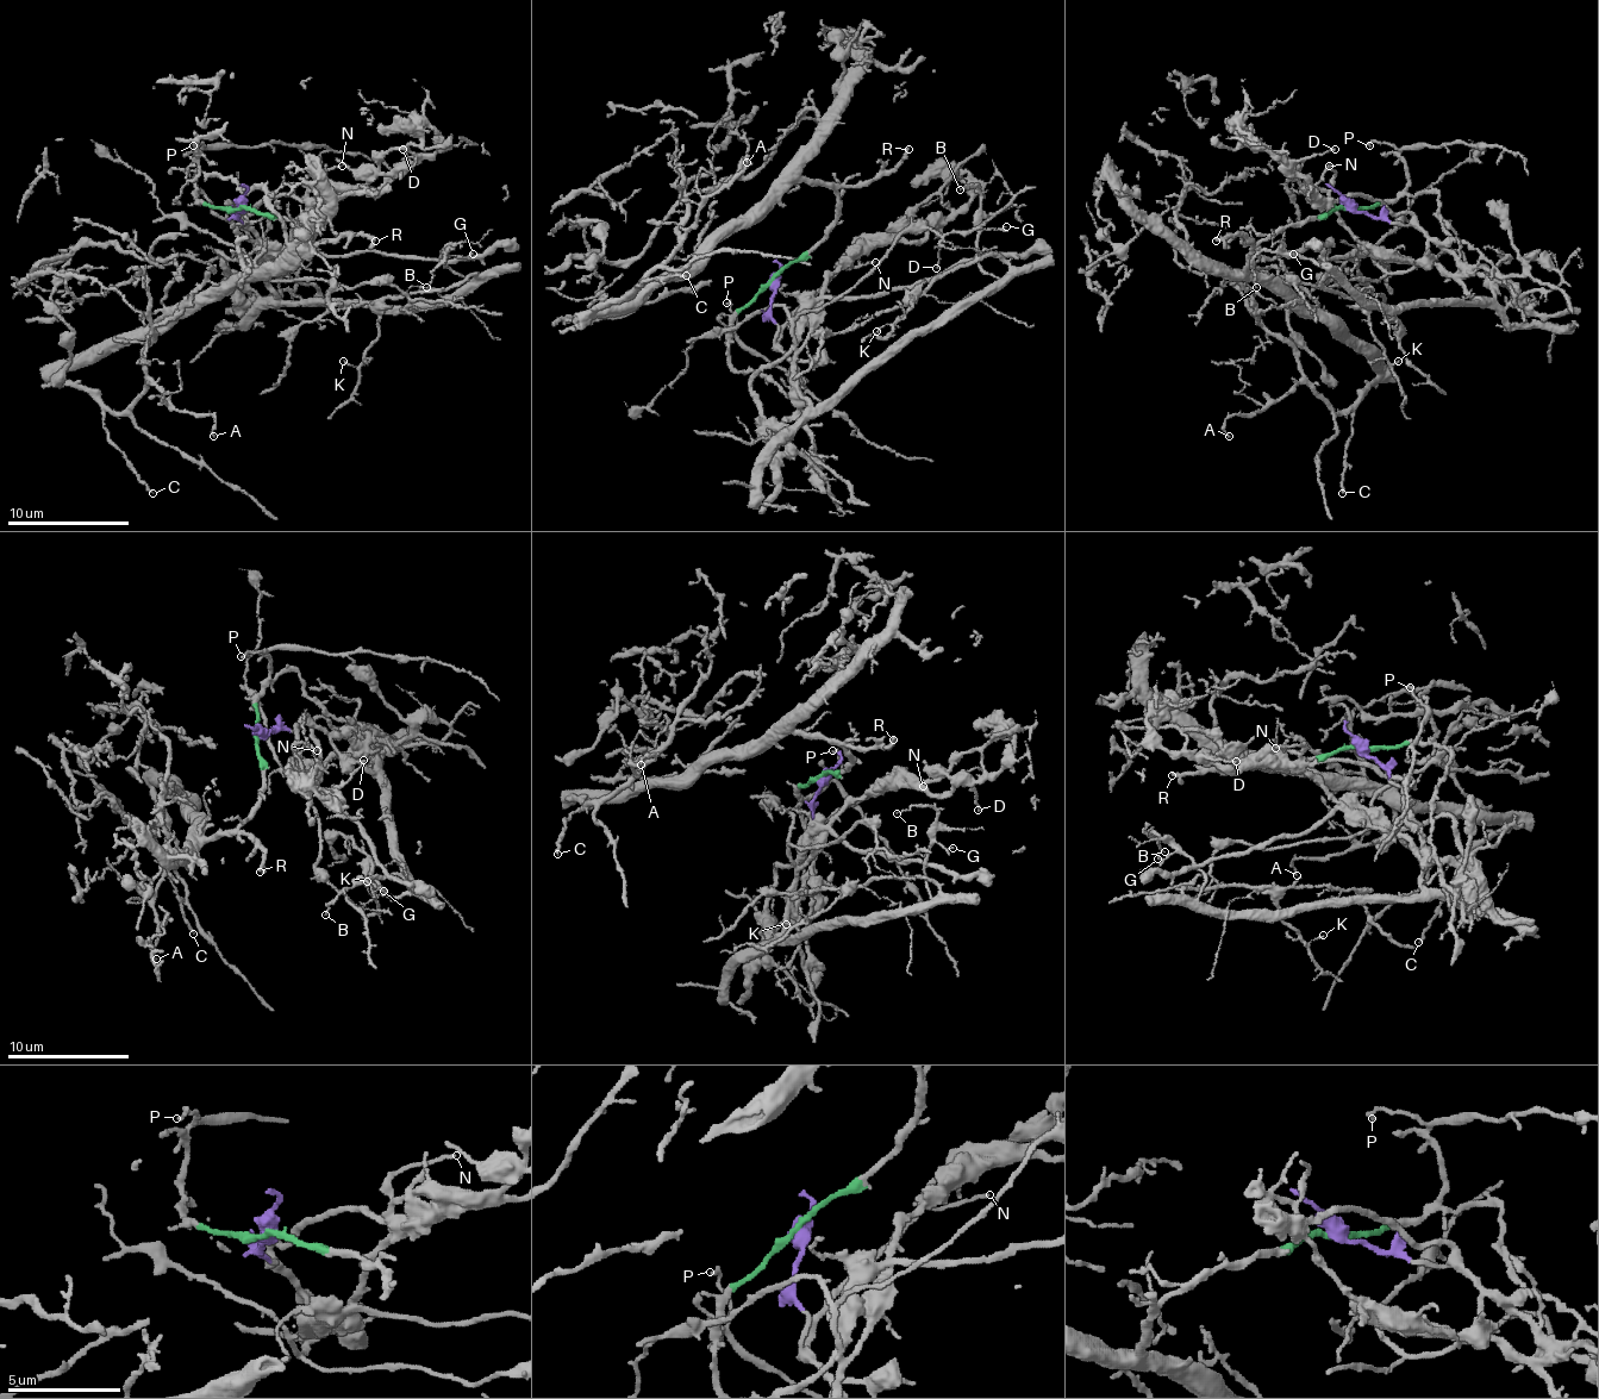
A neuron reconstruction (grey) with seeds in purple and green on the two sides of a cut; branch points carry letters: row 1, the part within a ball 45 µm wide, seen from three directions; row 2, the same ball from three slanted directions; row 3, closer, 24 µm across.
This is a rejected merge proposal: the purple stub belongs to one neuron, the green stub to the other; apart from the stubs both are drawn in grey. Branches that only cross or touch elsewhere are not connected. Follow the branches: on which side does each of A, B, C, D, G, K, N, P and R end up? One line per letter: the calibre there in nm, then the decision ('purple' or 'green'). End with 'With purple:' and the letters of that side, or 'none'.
A: 150 nm thick; green
B: 100 nm thick; purple
C: 180 nm thick; green
D: 130 nm thick; purple
G: 130 nm thick; purple
K: 120 nm thick; purple
N: 140 nm thick; purple
P: 150 nm thick; green
R: 260 nm thick; green
With purple: B, D, G, K, N

